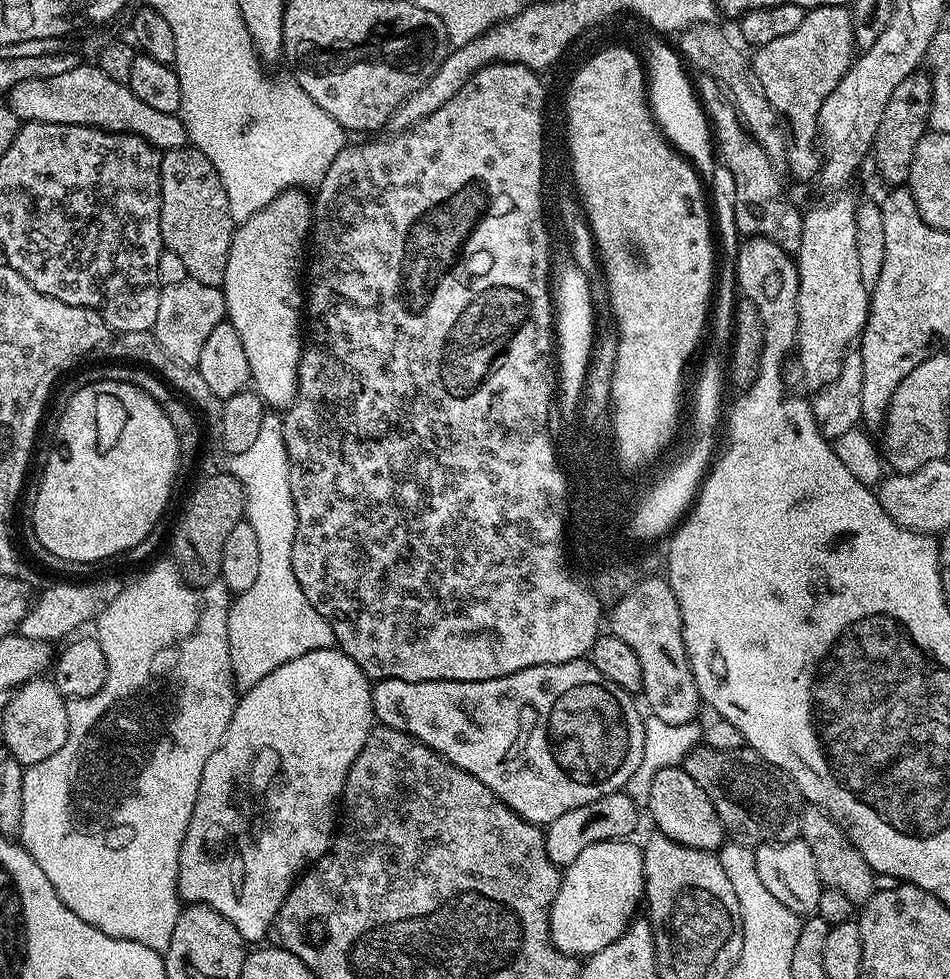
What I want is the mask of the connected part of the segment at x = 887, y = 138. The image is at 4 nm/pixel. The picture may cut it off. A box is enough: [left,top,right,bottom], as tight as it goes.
[872,70,932,187]

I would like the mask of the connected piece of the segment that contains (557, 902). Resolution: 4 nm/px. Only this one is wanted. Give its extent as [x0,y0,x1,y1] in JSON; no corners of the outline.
[548,838,644,958]

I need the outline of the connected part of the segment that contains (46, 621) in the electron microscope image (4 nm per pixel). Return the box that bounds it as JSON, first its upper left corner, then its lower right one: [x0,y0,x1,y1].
[18,578,123,642]

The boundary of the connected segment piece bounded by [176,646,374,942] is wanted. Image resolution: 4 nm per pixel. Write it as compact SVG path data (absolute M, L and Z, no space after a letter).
M339 647L310 650L310 654L302 654L302 658L294 658L294 662L286 662L286 666L278 666L258 682L258 686L247 689L237 699L236 709L230 718L230 726L214 754L210 754L210 762L206 762L206 770L202 770L202 782L196 799L196 812L192 816L190 826L186 830L186 838L182 838L182 846L178 854L178 886L176 891L185 905L206 904L218 910L242 934L245 942L260 942L264 935L269 935L275 925L276 915L282 902L288 897L288 891L296 883L298 877L313 862L320 859L329 846L338 828L338 805L344 794L344 783L348 777L350 766L358 758L362 746L366 746L366 738L374 727L372 711L372 690L368 676Z

